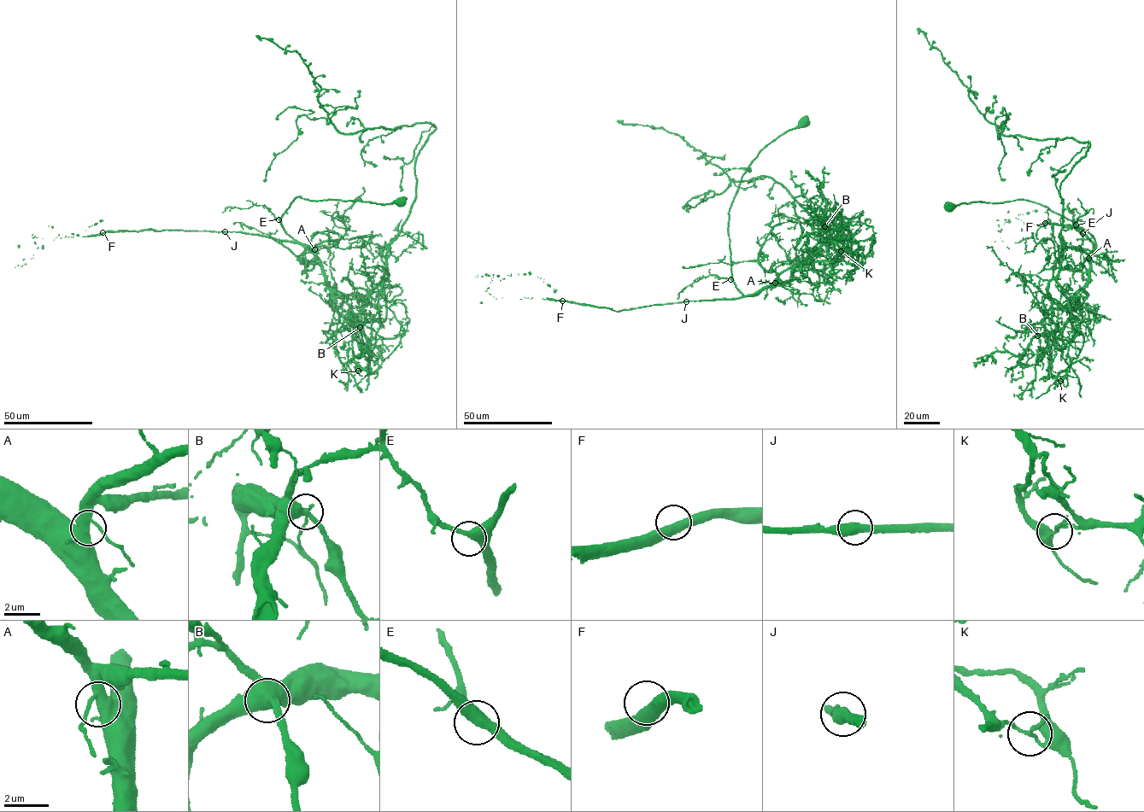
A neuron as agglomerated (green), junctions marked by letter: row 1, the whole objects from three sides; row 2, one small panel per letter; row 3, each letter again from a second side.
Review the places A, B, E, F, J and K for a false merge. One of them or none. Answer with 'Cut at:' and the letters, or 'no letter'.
Cut at: K

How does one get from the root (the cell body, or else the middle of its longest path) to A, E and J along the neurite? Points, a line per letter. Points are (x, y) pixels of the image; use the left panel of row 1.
A: (401, 202), (377, 204), (296, 197), (281, 217), (280, 224), (295, 240), (314, 249)
E: (401, 202), (378, 204), (318, 201), (298, 196), (278, 219)
J: (401, 202), (378, 204), (318, 201), (298, 196), (291, 201), (280, 221), (296, 242), (225, 231)

